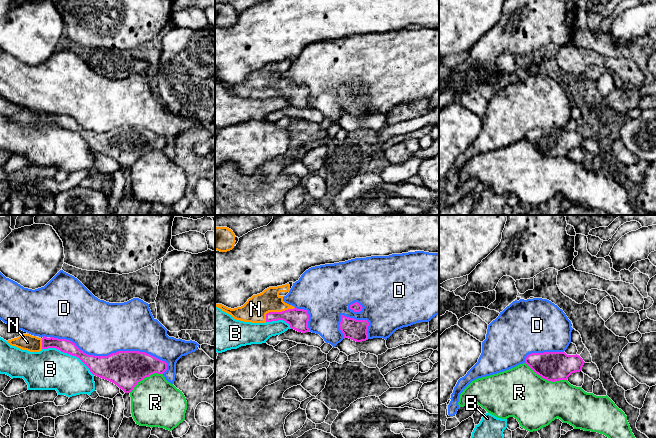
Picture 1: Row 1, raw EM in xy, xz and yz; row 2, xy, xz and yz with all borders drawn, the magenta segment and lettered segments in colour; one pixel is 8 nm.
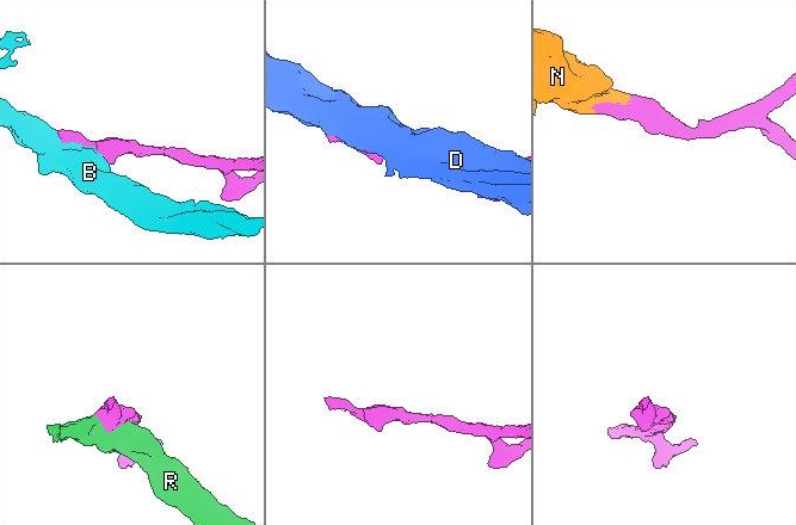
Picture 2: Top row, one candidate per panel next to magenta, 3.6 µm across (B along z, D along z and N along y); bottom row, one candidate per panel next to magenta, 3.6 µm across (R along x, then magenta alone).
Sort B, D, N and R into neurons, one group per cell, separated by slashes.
B / D / N / R

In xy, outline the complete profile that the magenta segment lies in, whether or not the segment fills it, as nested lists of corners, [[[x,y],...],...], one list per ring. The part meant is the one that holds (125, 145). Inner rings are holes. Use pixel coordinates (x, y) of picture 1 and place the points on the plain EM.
[[[23,110],[7,118],[11,122],[29,128],[56,124],[61,128],[76,132],[93,151],[114,159],[125,169],[130,169],[144,154],[154,149],[163,150],[167,146],[165,137],[145,128],[118,127],[108,132],[99,133],[84,129],[70,116],[45,112],[41,115],[30,110]]]

